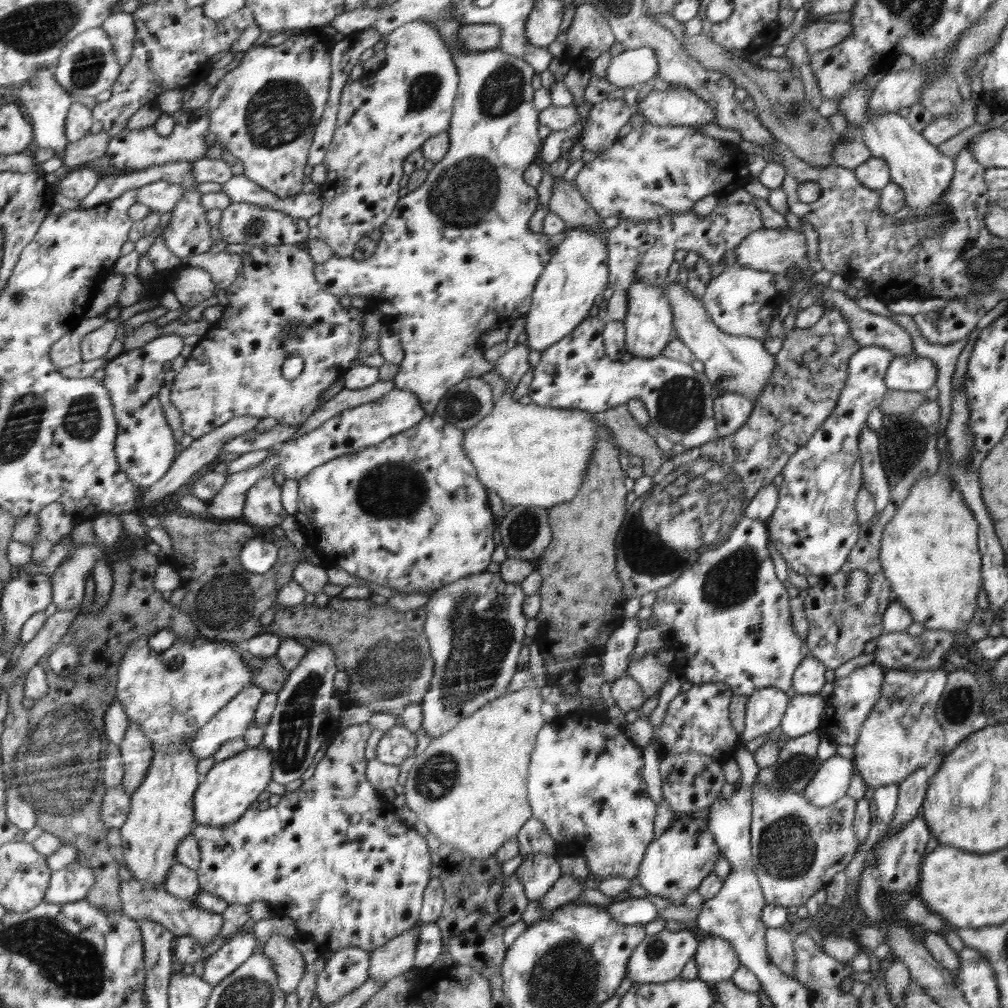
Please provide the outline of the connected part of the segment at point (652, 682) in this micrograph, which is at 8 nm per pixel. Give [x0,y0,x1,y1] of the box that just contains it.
[626,652,674,699]

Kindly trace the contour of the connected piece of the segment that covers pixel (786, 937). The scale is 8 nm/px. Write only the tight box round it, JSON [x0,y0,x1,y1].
[766,927,795,978]

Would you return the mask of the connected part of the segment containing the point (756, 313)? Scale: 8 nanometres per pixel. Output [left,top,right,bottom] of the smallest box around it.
[702,264,774,341]

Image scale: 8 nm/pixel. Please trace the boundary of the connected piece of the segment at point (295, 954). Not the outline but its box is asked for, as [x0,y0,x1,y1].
[262,934,304,995]

